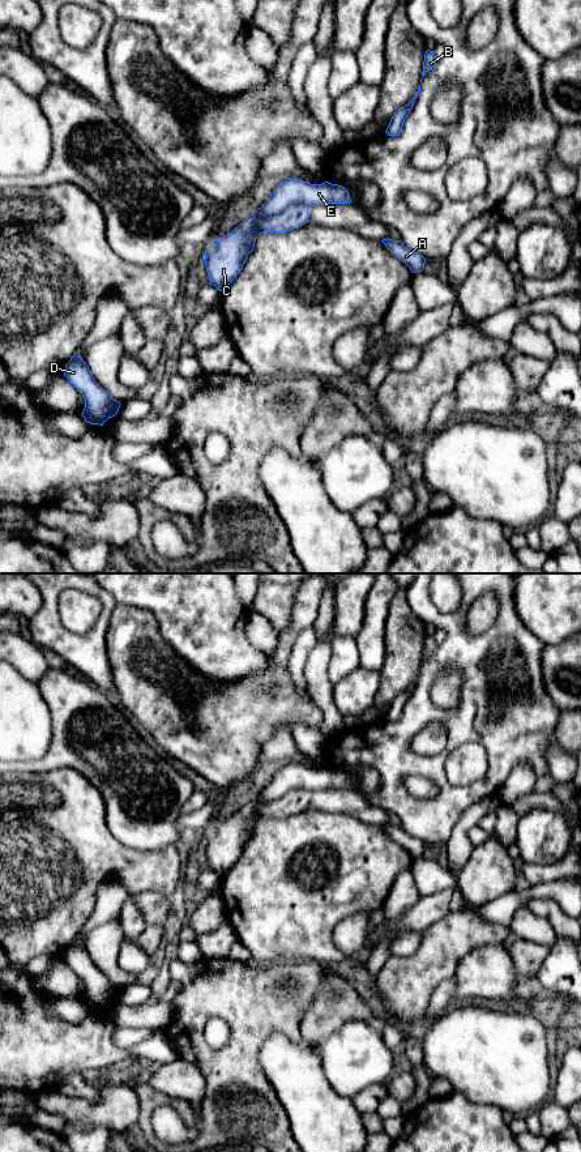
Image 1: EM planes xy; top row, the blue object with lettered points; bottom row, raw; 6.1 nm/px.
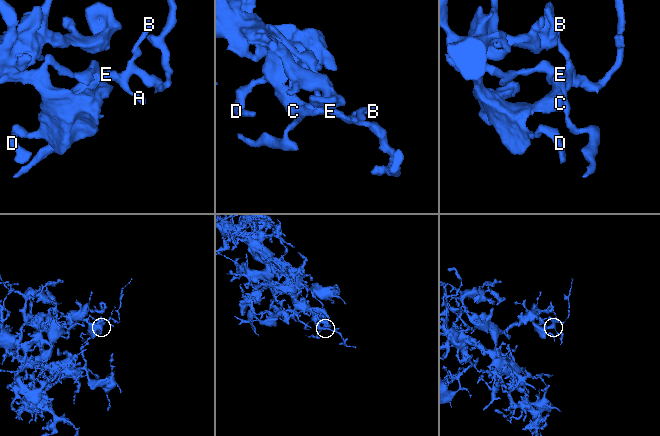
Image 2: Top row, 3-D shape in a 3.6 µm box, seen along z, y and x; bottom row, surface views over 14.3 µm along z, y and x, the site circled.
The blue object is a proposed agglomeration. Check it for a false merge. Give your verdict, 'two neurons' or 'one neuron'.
two neurons

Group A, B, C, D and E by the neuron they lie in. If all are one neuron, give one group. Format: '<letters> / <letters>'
A B E / C D

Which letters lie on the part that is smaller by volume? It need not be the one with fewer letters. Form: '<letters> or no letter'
A, B, E

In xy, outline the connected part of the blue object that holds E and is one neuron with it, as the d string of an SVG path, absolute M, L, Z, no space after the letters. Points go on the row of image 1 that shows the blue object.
M287 178L278 184L270 197L260 209L261 217L274 216L291 204L306 204L308 206L326 204L350 204L351 199L345 187L325 182L311 184L302 179Z

